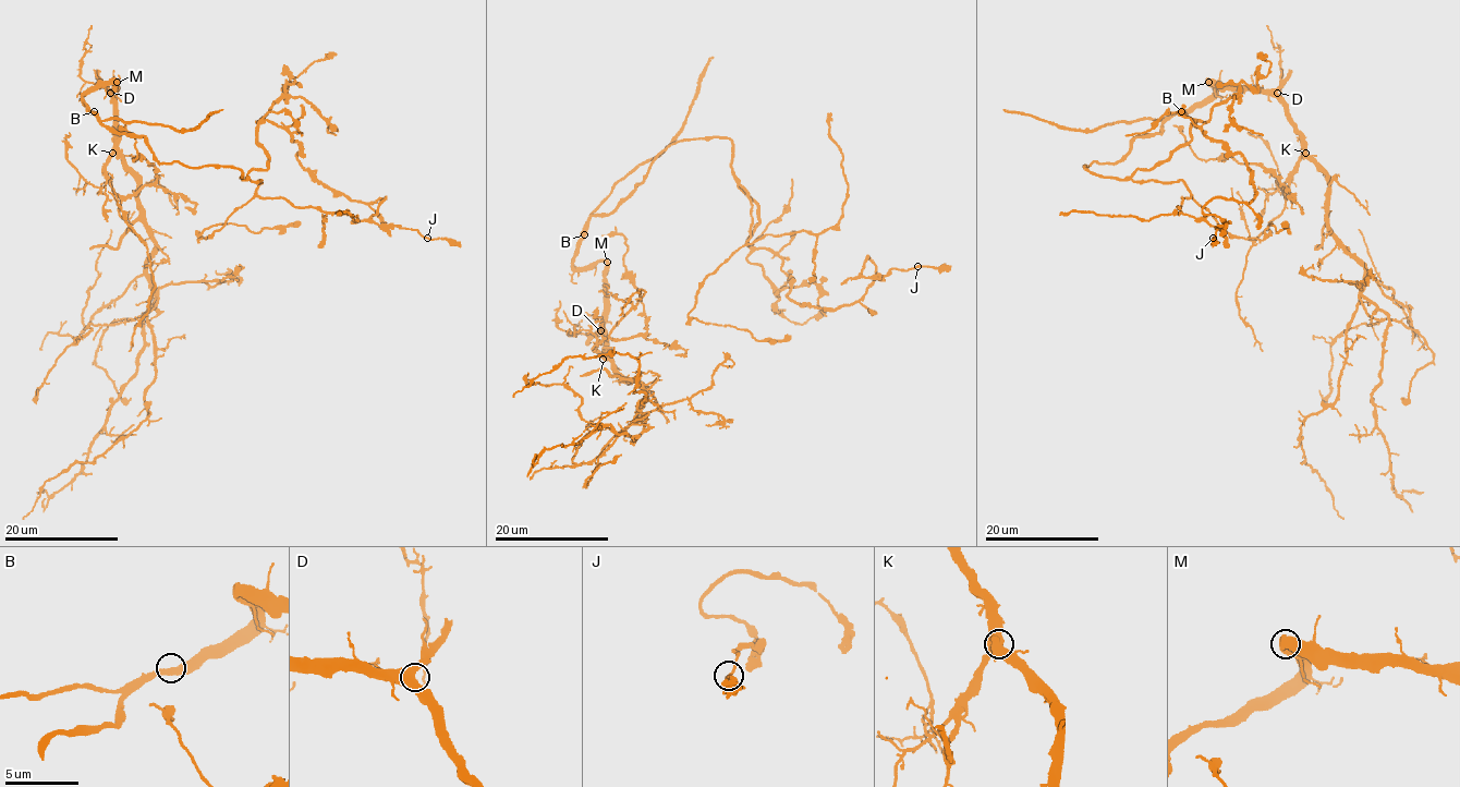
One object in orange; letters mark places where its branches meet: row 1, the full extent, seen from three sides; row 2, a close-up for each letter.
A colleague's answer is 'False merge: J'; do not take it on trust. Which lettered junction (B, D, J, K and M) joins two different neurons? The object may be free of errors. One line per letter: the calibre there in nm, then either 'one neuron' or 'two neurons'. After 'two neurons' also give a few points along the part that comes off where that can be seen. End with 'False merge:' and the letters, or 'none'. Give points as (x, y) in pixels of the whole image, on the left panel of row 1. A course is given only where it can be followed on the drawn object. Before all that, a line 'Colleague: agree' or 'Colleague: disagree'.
Colleague: disagree
B: calibre 500 nm; one neuron
D: calibre 500 nm; one neuron
J: calibre 180 nm; one neuron
K: calibre 550 nm; one neuron
M: calibre 480 nm; one neuron
False merge: none

